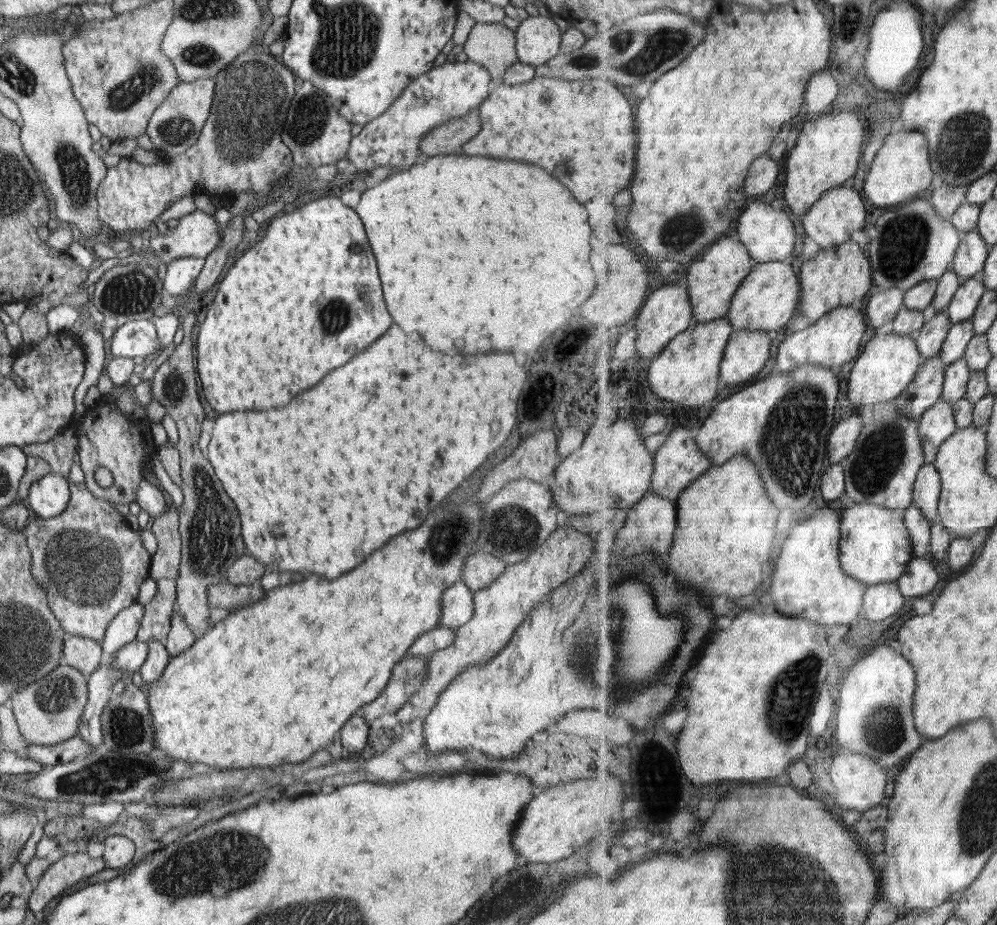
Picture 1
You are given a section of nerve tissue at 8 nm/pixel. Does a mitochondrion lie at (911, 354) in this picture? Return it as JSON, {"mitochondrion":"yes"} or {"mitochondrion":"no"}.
{"mitochondrion":"no"}

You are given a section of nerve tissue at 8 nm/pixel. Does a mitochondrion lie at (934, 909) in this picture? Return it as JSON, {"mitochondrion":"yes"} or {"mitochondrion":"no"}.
{"mitochondrion":"no"}

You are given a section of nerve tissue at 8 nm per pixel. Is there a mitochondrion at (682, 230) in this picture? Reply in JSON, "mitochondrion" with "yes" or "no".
{"mitochondrion":"yes"}

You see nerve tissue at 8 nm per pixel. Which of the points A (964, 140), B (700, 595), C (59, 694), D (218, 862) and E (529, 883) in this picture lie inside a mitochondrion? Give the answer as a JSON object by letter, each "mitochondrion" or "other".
{"A":"mitochondrion","B":"other","C":"mitochondrion","D":"mitochondrion","E":"other"}

